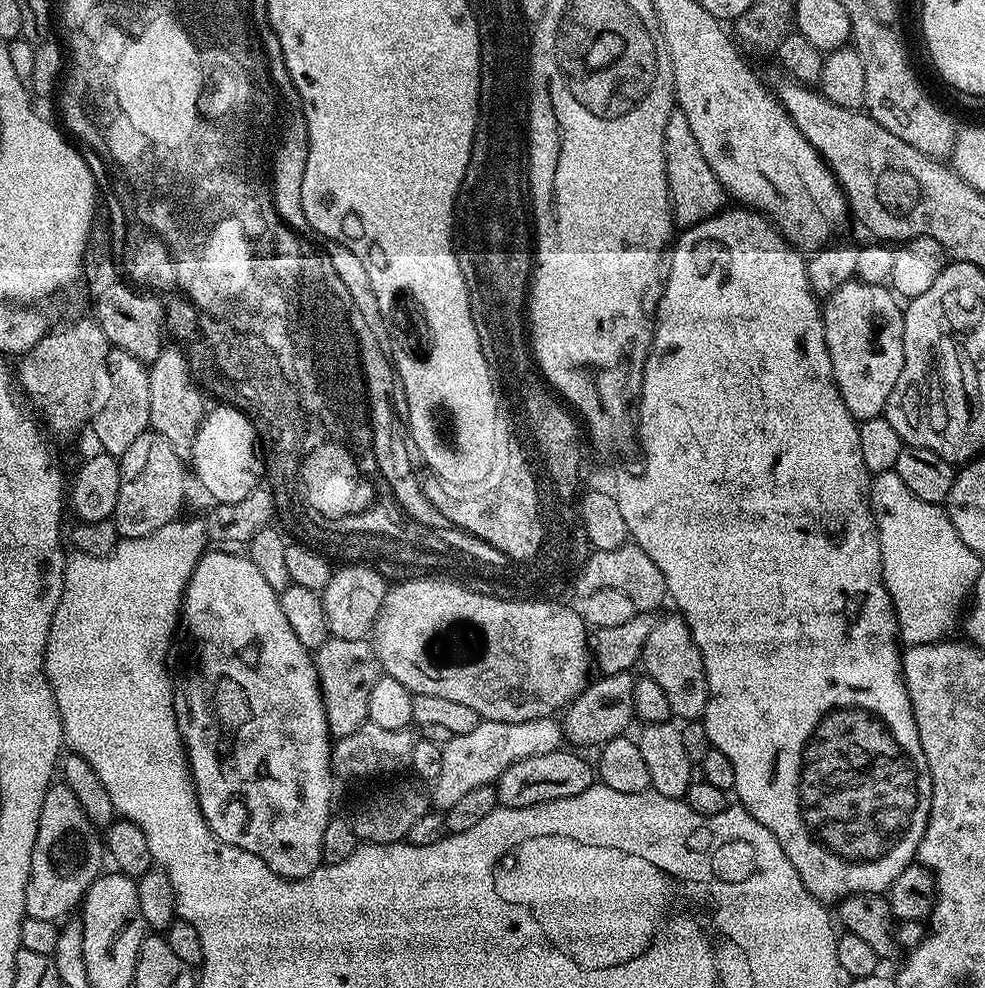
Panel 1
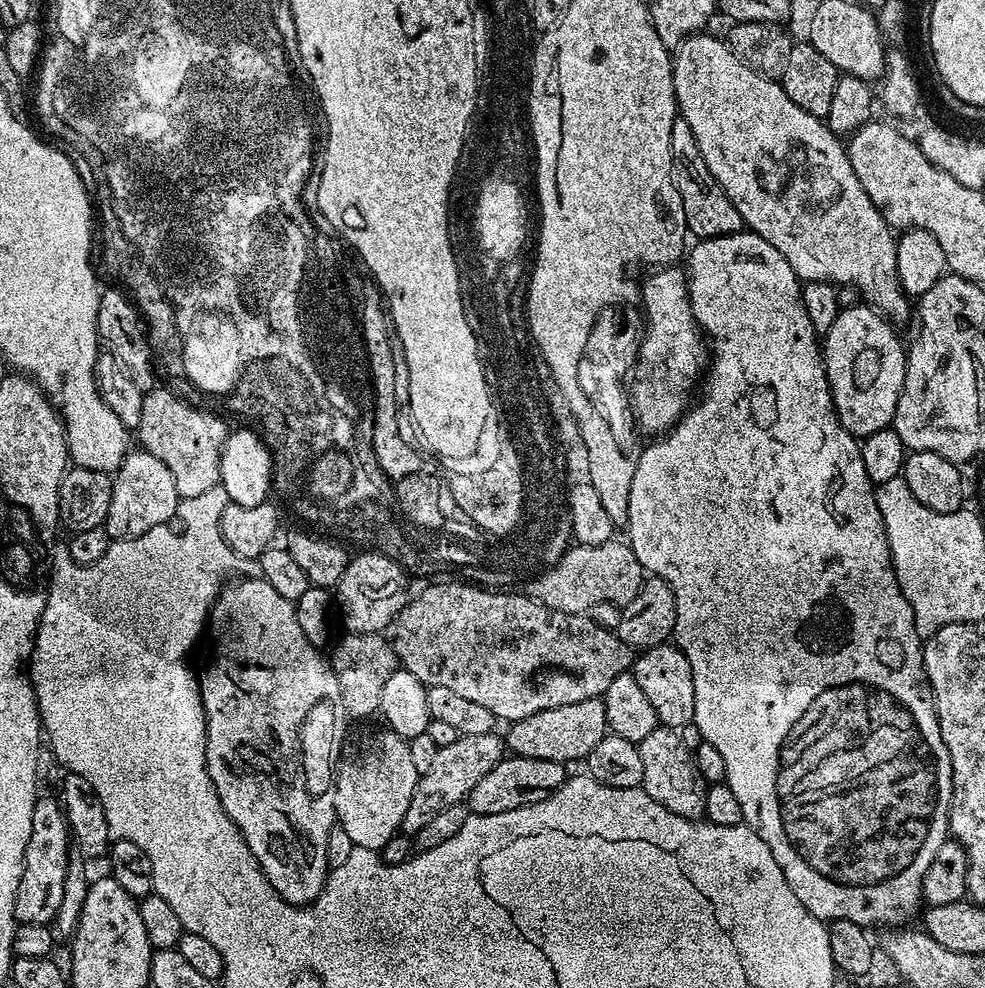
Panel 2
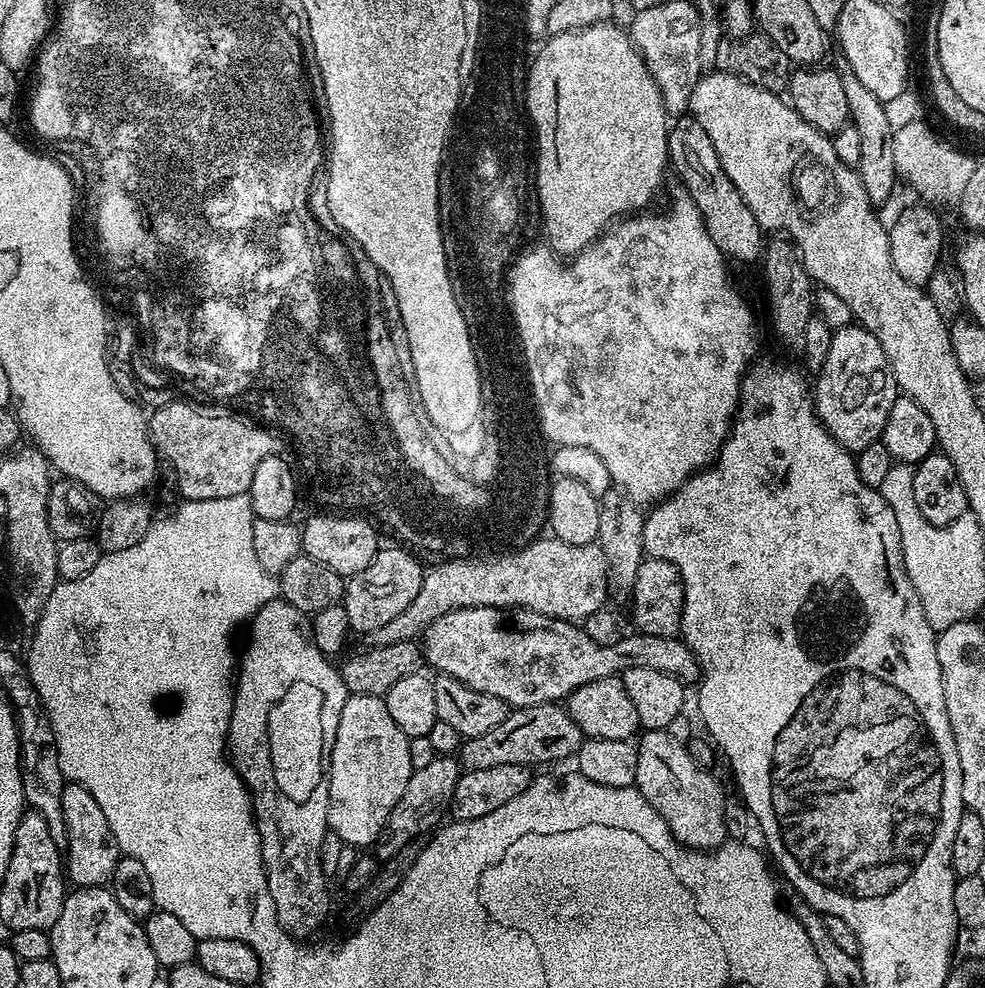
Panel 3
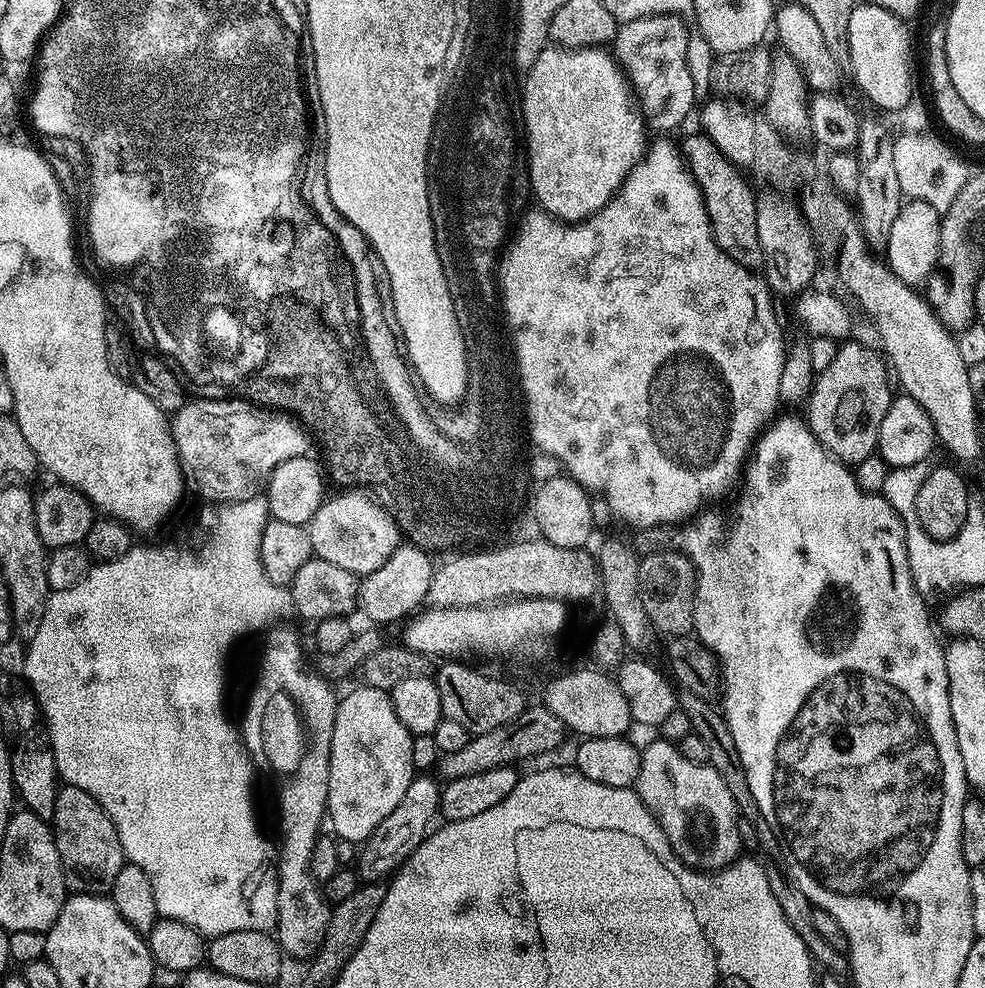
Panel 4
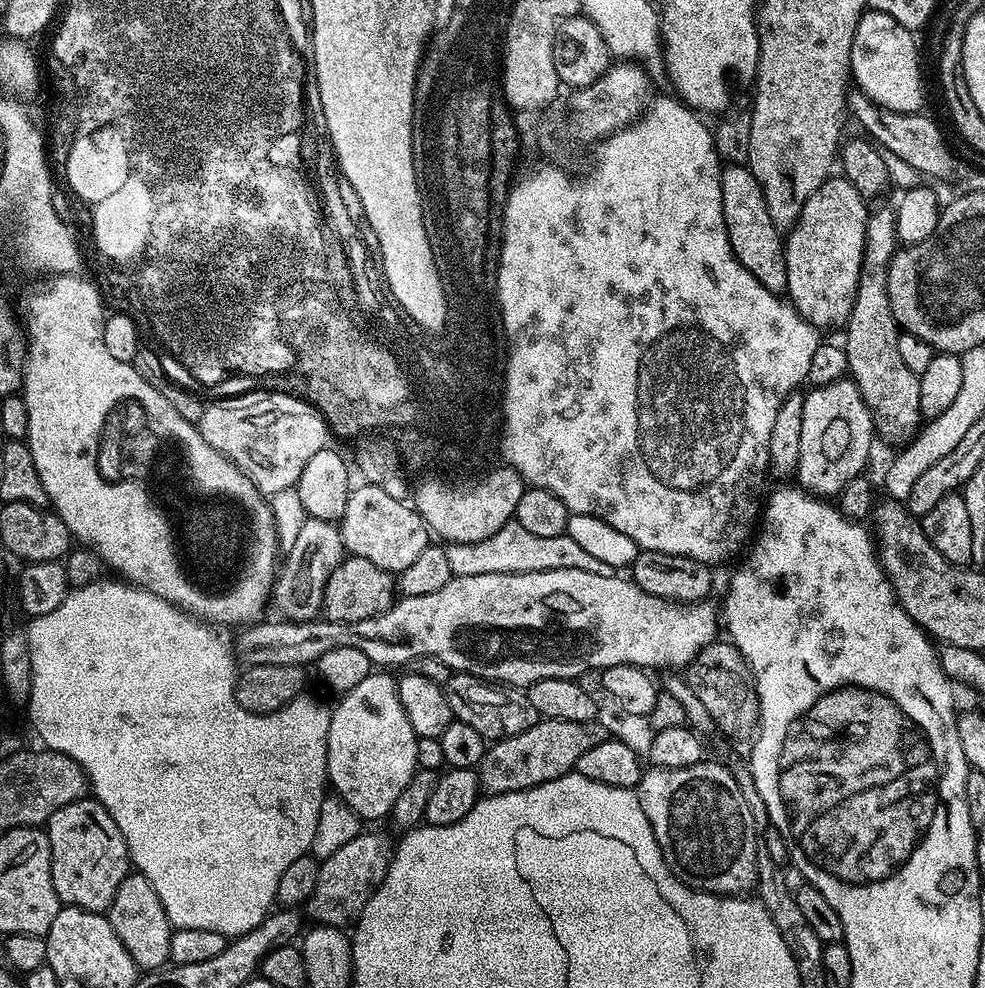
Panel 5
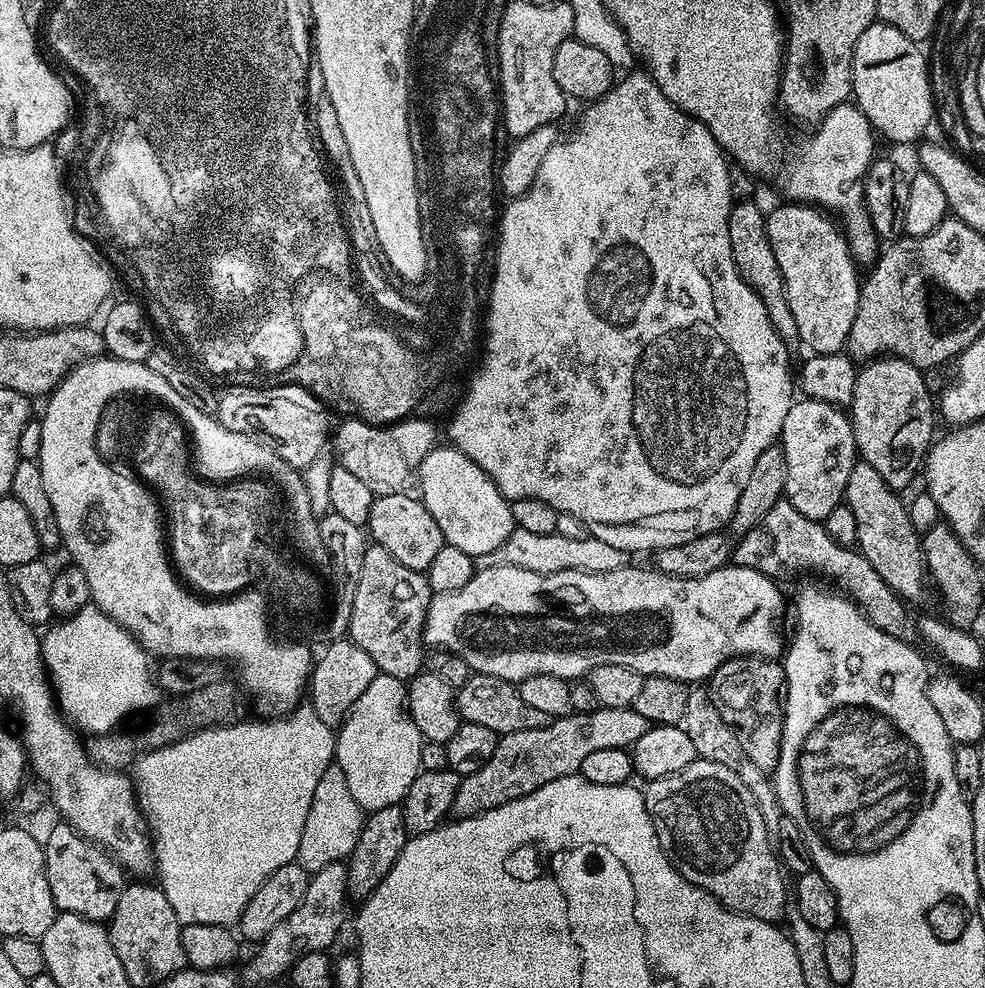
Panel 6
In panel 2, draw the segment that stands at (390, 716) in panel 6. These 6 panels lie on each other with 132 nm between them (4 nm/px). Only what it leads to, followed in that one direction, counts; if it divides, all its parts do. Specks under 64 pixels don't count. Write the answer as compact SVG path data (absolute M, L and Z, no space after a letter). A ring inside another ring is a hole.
M390 730L383 731L374 733L345 764L343 761L334 776L336 818L358 848L382 850L390 838L398 835L402 818L406 818L406 806L410 806L421 778L410 763L408 741Z

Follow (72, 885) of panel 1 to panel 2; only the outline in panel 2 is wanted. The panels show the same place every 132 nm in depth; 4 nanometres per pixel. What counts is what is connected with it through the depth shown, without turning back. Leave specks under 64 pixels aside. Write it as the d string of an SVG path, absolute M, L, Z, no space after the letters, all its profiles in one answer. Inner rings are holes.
M41 795L34 806L34 819L30 821L30 842L26 842L22 878L14 898L14 914L19 923L48 924L55 921L62 902L62 886L66 883L69 847L68 820L59 799L55 795Z

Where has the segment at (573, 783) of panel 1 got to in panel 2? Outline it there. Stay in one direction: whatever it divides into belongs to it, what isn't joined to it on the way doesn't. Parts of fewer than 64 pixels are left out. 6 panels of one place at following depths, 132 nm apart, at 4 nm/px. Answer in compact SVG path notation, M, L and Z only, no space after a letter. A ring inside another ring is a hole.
M508 754L497 762L490 774L484 775L474 785L474 790L468 792L468 811L473 816L506 814L506 810L518 810L522 806L530 806L534 802L550 798L564 785L565 779L565 765L550 762L546 758L522 758Z

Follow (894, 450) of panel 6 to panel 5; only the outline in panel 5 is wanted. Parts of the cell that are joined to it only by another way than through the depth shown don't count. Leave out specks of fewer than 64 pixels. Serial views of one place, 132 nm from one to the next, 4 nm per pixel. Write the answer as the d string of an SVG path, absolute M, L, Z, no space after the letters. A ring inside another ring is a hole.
M891 207L875 208L868 213L864 235L864 257L860 271L860 285L854 294L854 306L843 329L842 346L846 350L848 371L858 390L872 411L872 426L877 437L895 446L903 445L916 436L922 424L920 414L920 377L900 353L901 329L890 310L886 294L886 274L896 253L896 213Z

